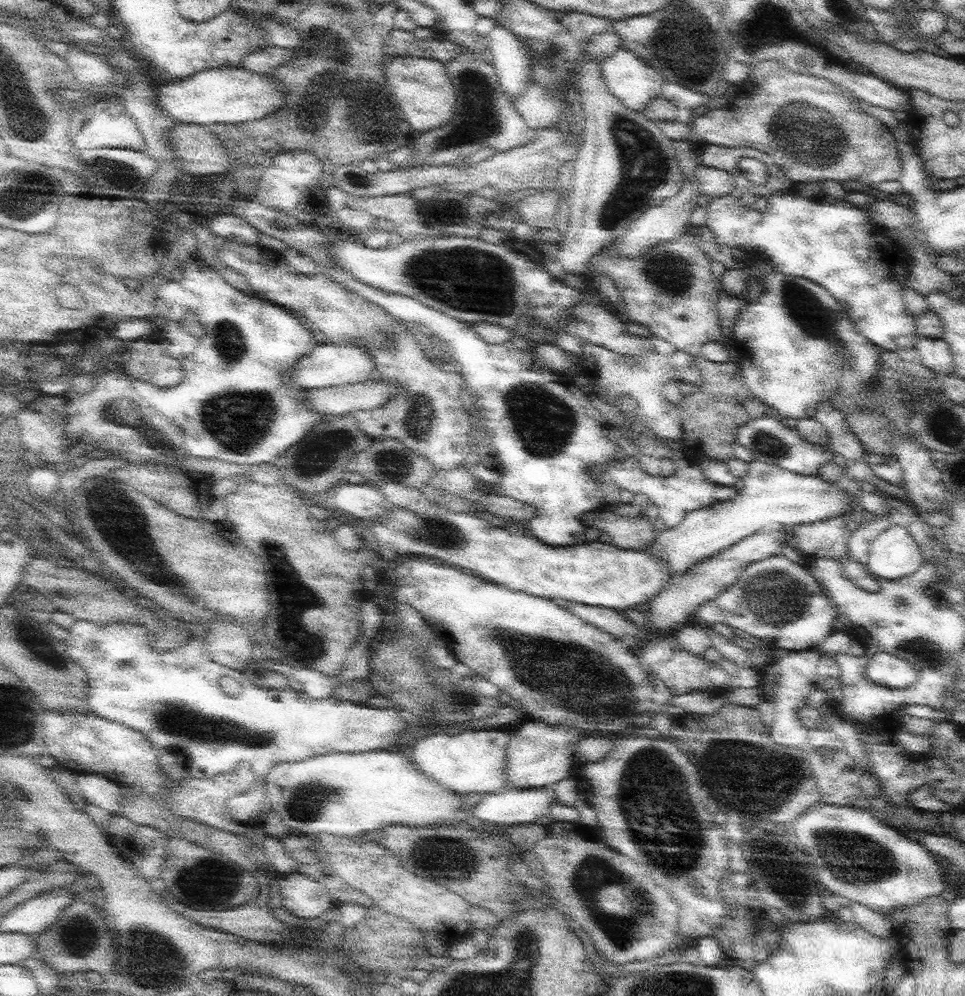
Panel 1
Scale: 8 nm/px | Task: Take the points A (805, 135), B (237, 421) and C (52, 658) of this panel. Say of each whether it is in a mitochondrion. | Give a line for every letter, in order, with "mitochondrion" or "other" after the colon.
A: mitochondrion
B: mitochondrion
C: other

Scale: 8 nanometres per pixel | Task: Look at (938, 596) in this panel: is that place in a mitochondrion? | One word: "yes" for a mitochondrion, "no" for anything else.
no

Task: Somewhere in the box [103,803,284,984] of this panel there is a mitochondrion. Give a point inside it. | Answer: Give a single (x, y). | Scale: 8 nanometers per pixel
(168, 951)

